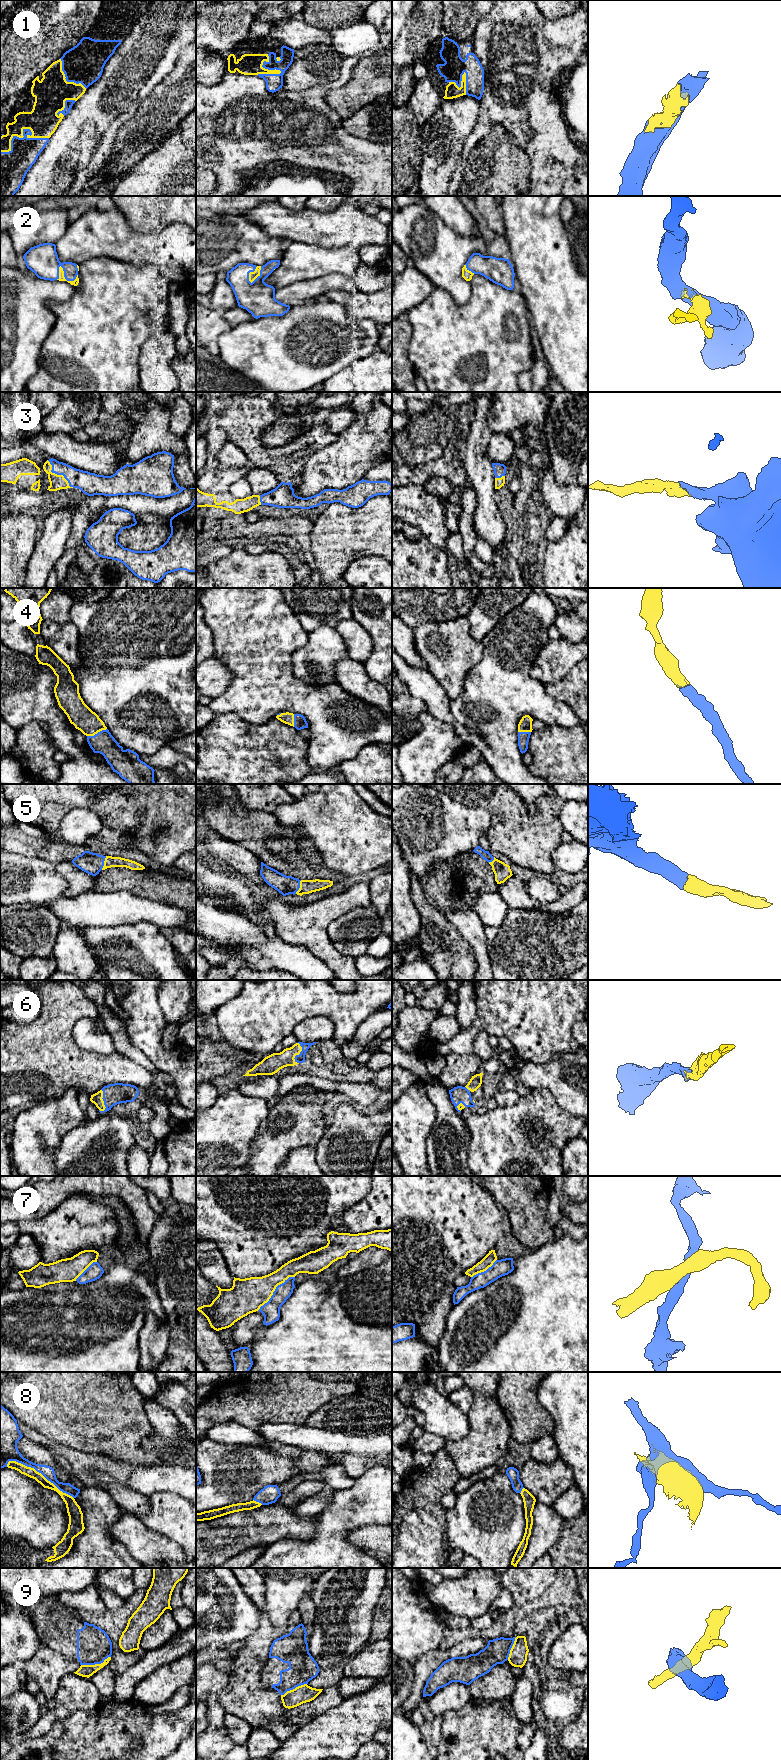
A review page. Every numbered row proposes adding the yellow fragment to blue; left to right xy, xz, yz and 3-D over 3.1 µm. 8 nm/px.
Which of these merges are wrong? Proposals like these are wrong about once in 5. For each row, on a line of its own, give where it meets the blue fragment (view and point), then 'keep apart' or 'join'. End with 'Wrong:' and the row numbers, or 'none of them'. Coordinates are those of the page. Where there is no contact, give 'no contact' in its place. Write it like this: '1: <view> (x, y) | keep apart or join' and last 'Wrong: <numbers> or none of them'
1: xy (23, 134) | join
2: xy (64, 271) | join
3: xy (58, 474) | join
4: xy (97, 733) | join
5: xy (103, 863) | join
6: xy (103, 1100) | join
7: xz (275, 1290) | keep apart
8: xy (40, 1472) | keep apart
9: xy (95, 1663) | keep apart
Wrong: 7, 8, 9

